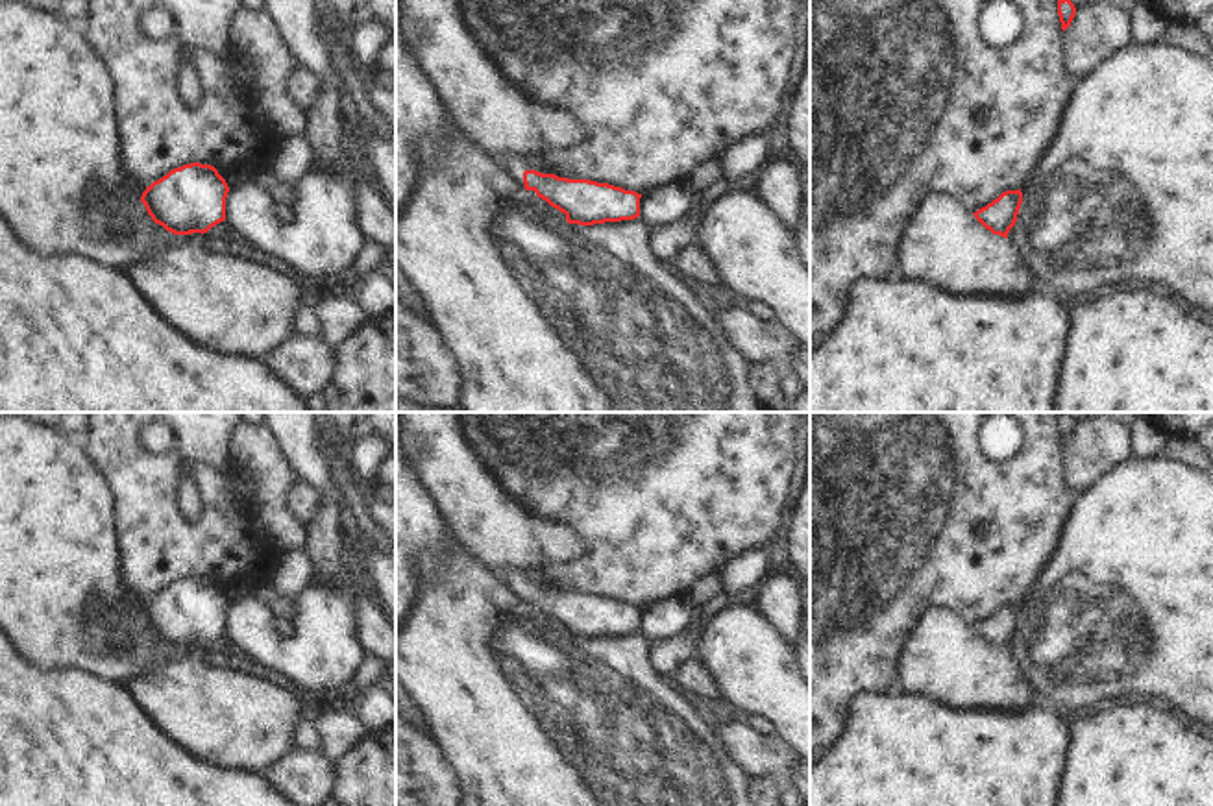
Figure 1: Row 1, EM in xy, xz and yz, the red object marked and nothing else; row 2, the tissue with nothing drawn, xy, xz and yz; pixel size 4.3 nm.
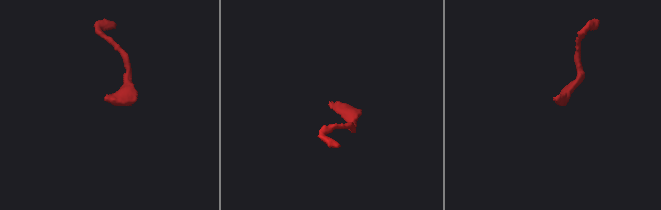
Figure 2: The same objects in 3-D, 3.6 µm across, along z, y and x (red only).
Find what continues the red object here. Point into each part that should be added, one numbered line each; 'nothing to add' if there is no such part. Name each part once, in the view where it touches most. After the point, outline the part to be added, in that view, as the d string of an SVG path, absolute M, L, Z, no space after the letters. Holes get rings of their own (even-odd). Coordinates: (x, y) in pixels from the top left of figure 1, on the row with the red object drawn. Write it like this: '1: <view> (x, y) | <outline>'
1: xz (514, 167) | M501 155L497 161L503 165L505 172L521 187L525 185L523 172L534 170L525 157L518 155Z

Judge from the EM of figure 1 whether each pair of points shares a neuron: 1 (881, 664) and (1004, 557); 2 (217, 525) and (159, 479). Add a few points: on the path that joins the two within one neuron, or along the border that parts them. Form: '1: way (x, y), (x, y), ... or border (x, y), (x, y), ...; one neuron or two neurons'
1: way (890, 625), (949, 566), (966, 566); one neuron
2: way (196, 527), (183, 527), (159, 500); one neuron

